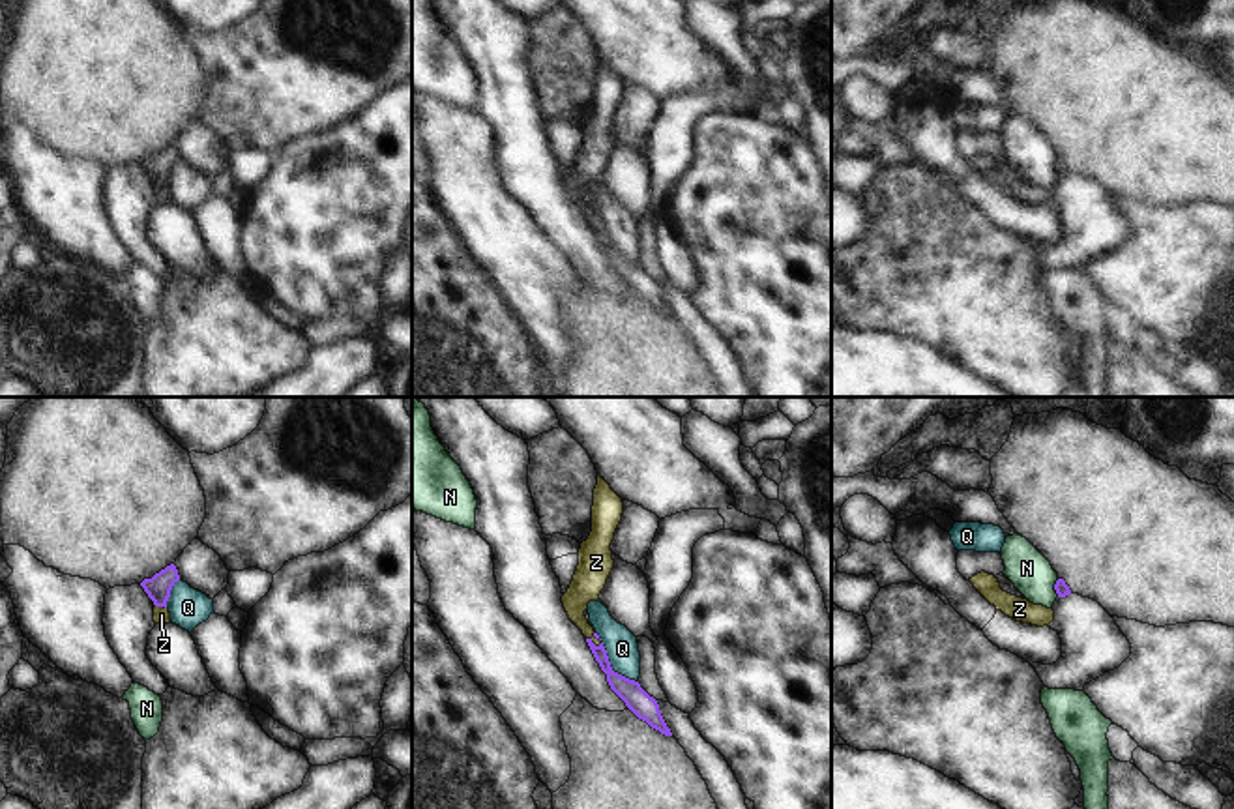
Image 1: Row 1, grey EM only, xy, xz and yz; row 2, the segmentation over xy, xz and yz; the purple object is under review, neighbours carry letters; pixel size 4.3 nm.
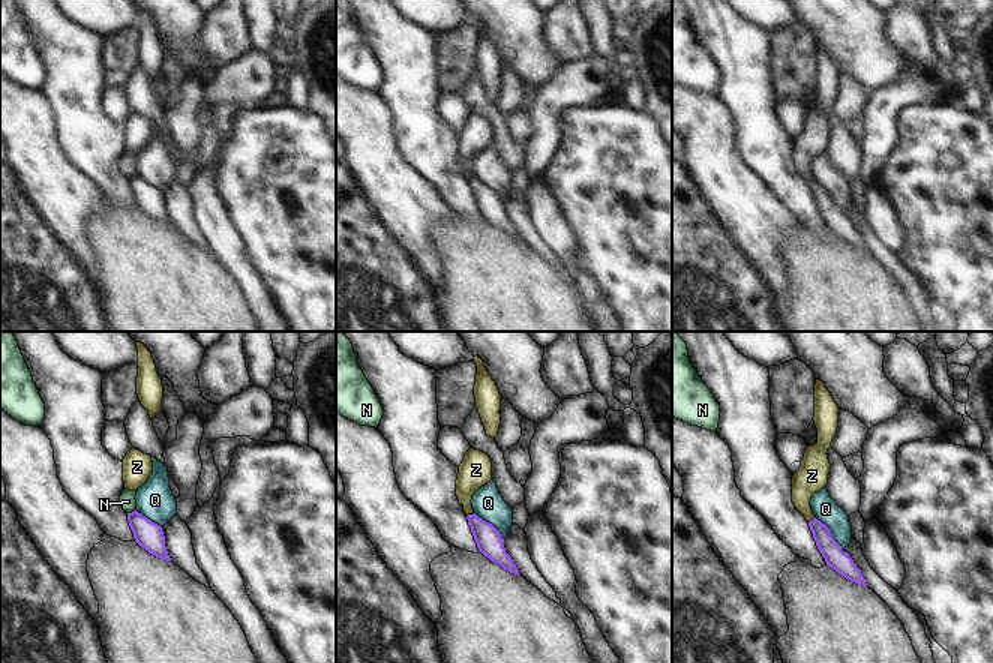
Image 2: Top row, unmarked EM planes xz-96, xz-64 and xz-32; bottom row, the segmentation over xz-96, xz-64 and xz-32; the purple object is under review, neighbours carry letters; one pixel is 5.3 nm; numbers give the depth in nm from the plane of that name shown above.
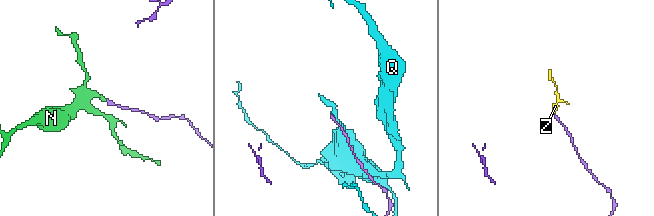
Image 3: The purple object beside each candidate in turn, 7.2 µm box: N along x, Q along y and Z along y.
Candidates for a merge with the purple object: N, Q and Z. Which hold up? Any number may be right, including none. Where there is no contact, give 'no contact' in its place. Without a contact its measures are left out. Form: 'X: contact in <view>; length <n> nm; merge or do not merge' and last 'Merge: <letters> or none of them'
N: contact in yz; length 80 nm; do not merge
Q: contact in xz; length 280 nm; do not merge
Z: contact in xz; length 80 nm; merge
Merge: Z

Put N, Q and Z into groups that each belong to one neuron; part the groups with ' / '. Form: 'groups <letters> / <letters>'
groups N / Q / Z

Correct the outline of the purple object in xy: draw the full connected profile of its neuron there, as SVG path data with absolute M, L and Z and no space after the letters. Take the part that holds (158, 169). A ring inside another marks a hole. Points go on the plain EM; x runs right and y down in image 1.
M174 144L167 146L152 159L144 159L140 167L154 182L154 202L155 204L170 204L170 193L167 189L167 182L170 178L172 167L180 161L178 150Z

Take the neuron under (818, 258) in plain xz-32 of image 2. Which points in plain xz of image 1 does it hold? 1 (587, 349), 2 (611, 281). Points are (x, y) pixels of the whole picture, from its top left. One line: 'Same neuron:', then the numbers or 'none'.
Same neuron: 1

